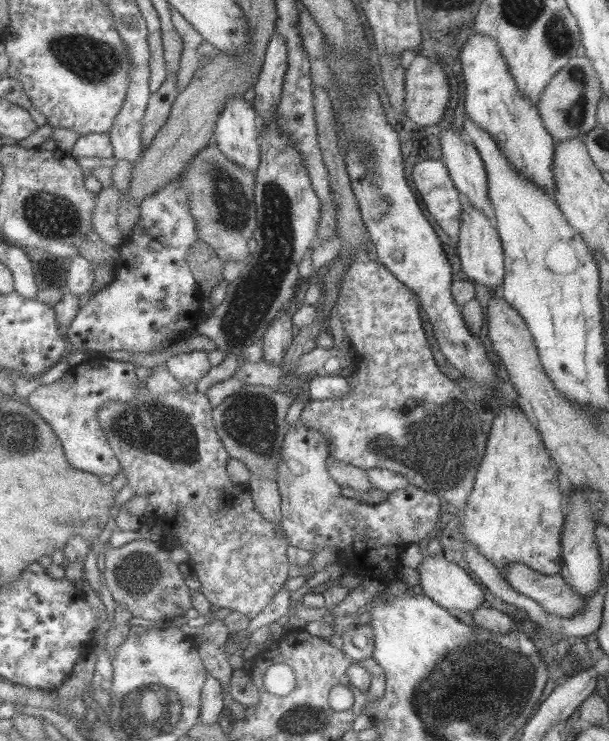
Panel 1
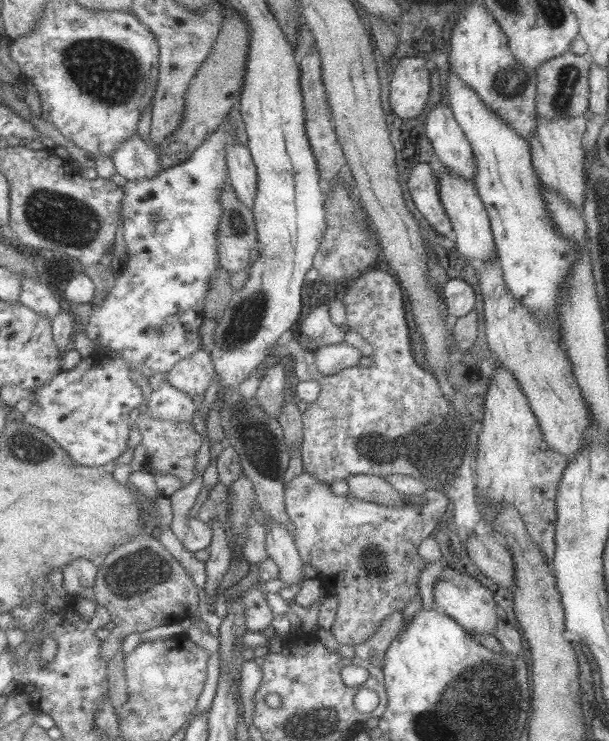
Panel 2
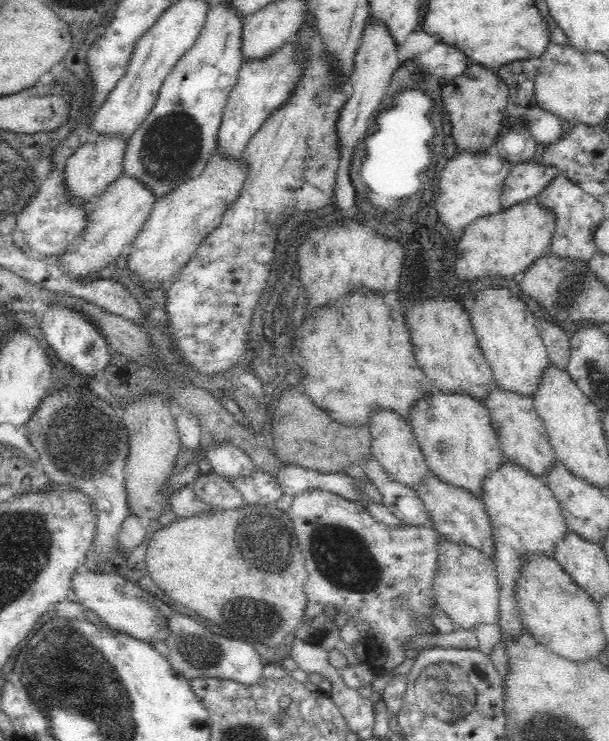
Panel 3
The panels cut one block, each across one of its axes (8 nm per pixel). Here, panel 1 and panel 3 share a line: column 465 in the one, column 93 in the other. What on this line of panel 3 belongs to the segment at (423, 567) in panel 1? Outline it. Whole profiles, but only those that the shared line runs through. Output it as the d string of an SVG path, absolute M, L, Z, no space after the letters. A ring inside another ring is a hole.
M78 572L72 576L71 582L74 592L78 594L78 600L84 608L96 612L101 620L106 622L112 629L127 633L138 640L153 644L164 642L164 615L160 609L148 601L148 590L136 586L136 584L124 580L120 574L92 574L92 572Z

